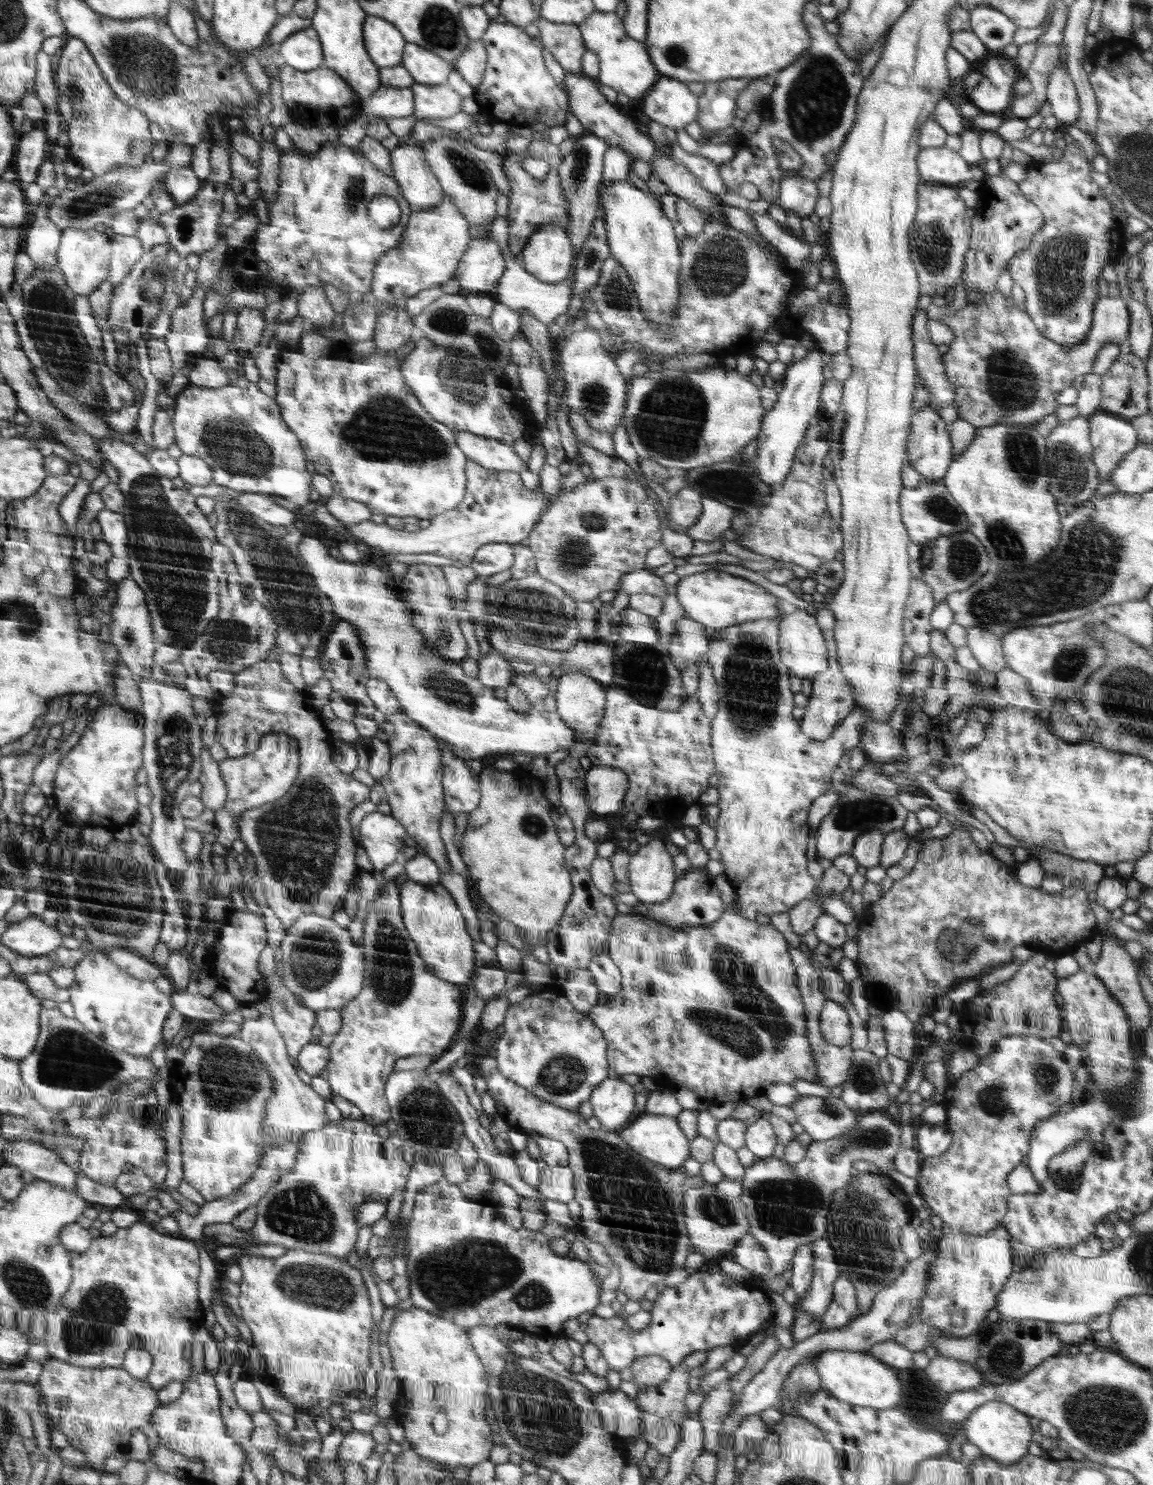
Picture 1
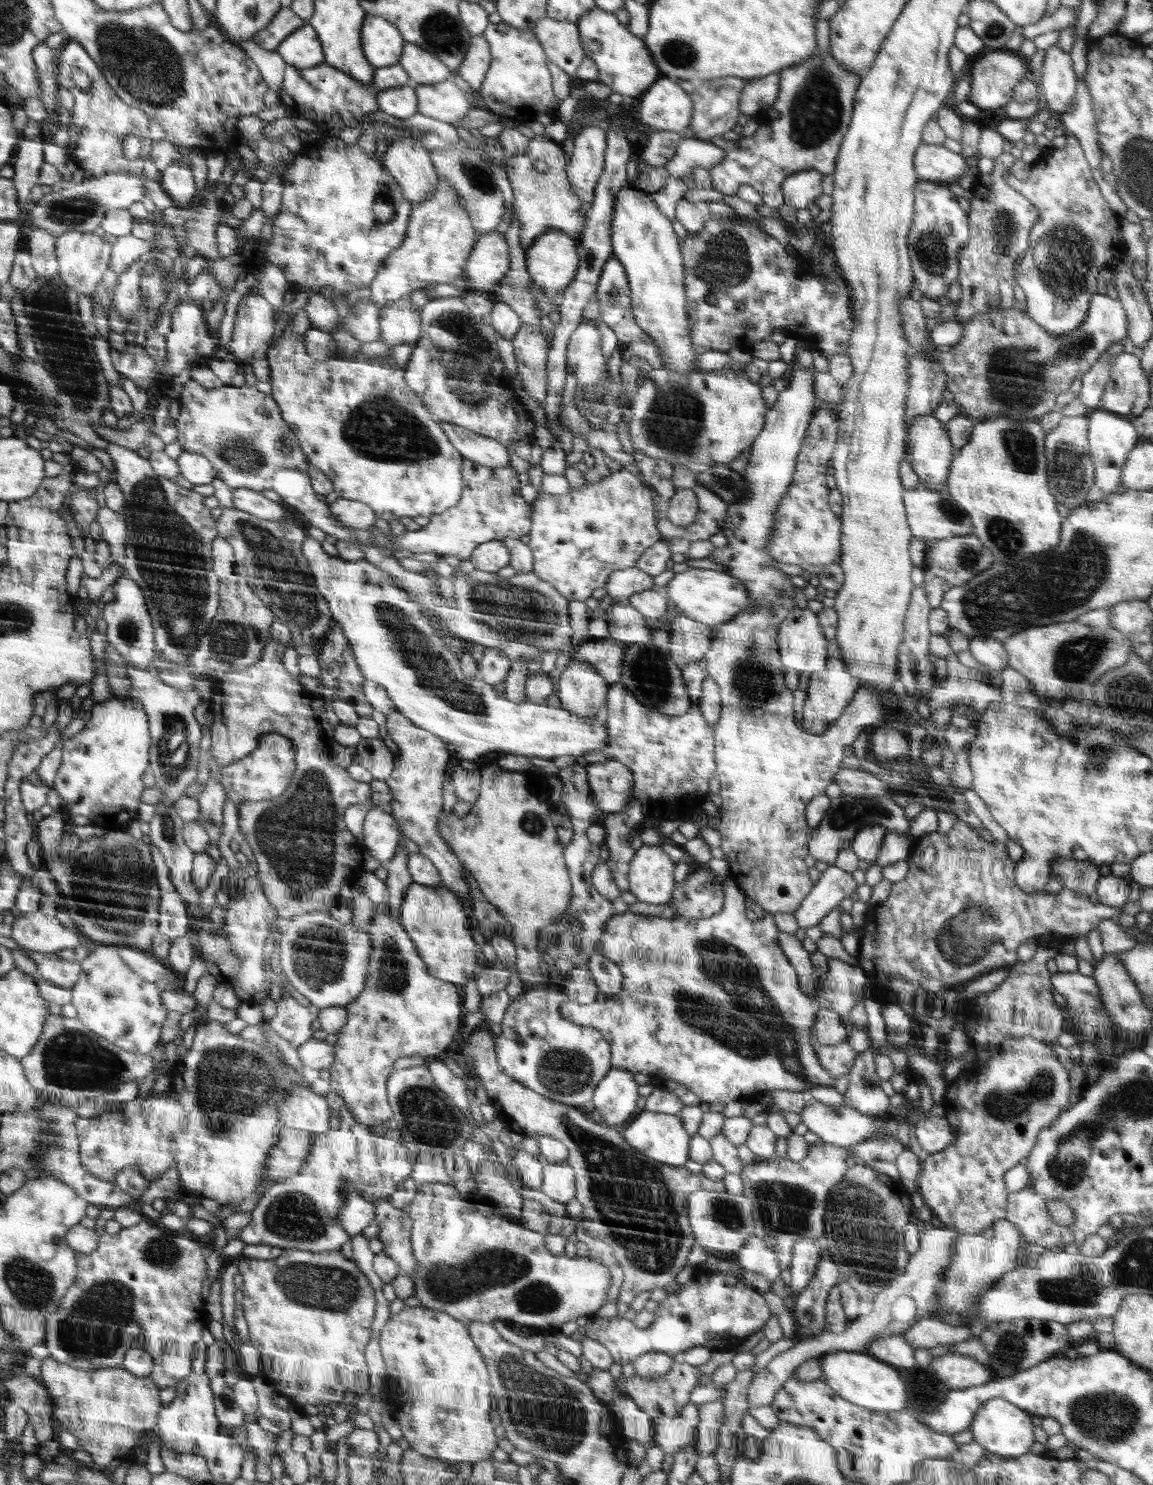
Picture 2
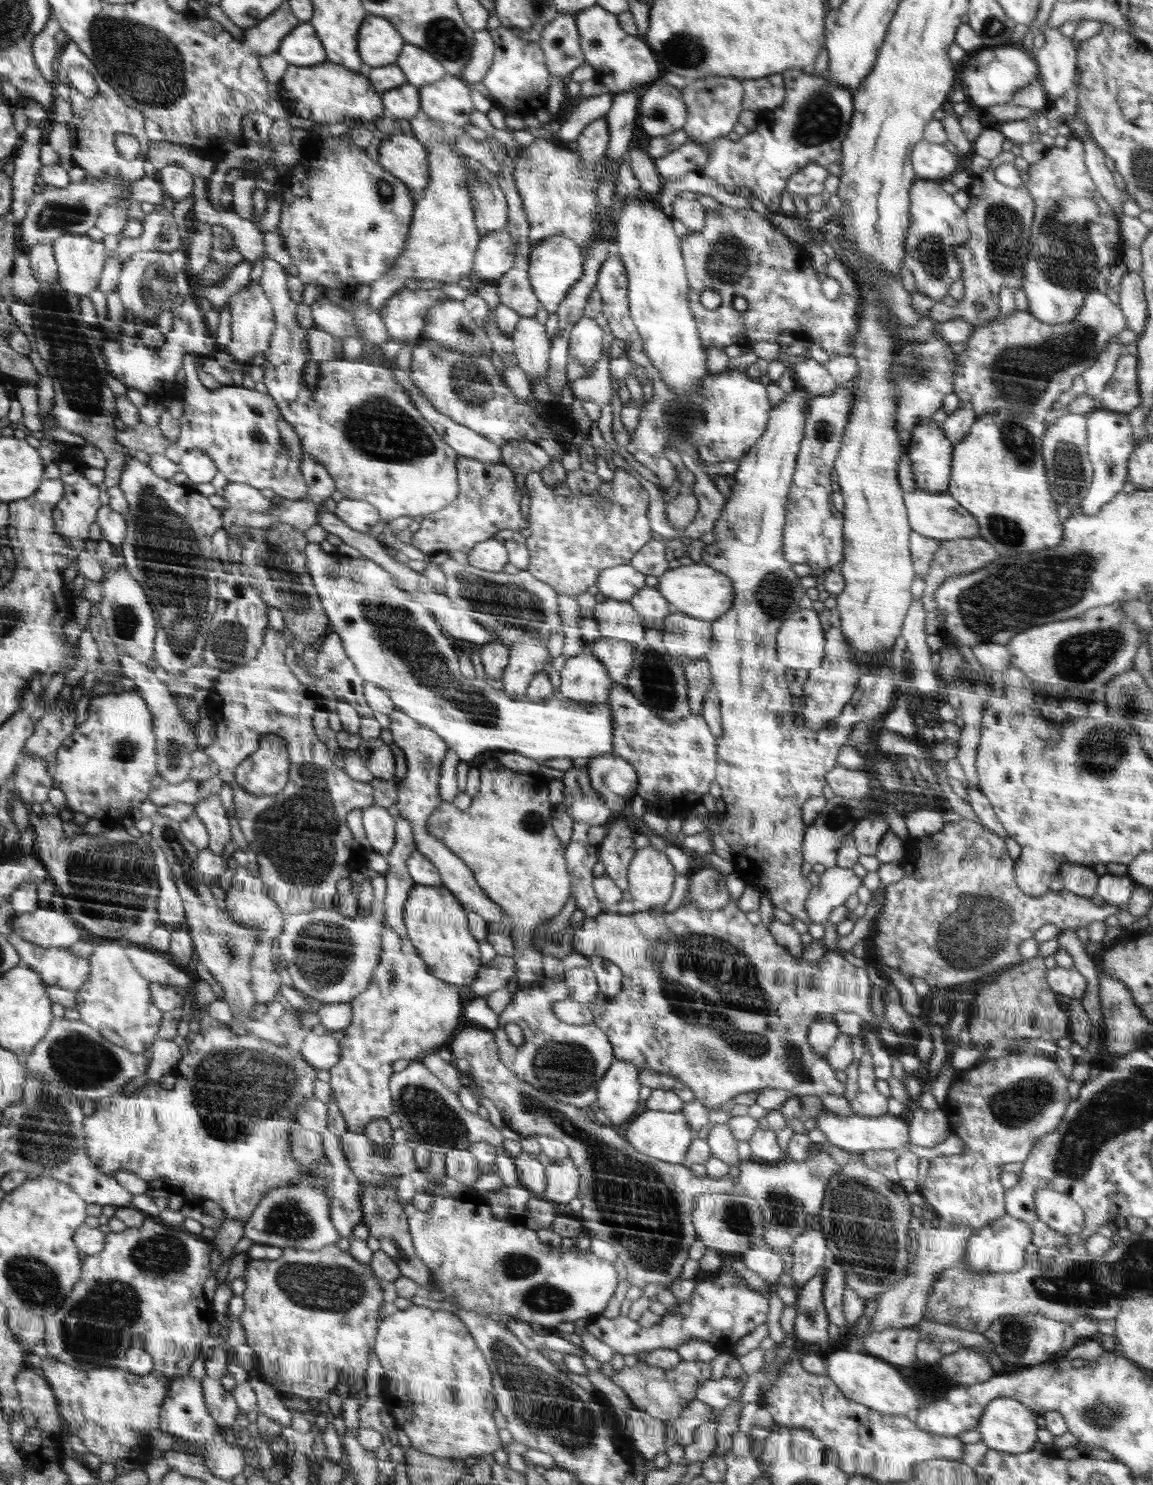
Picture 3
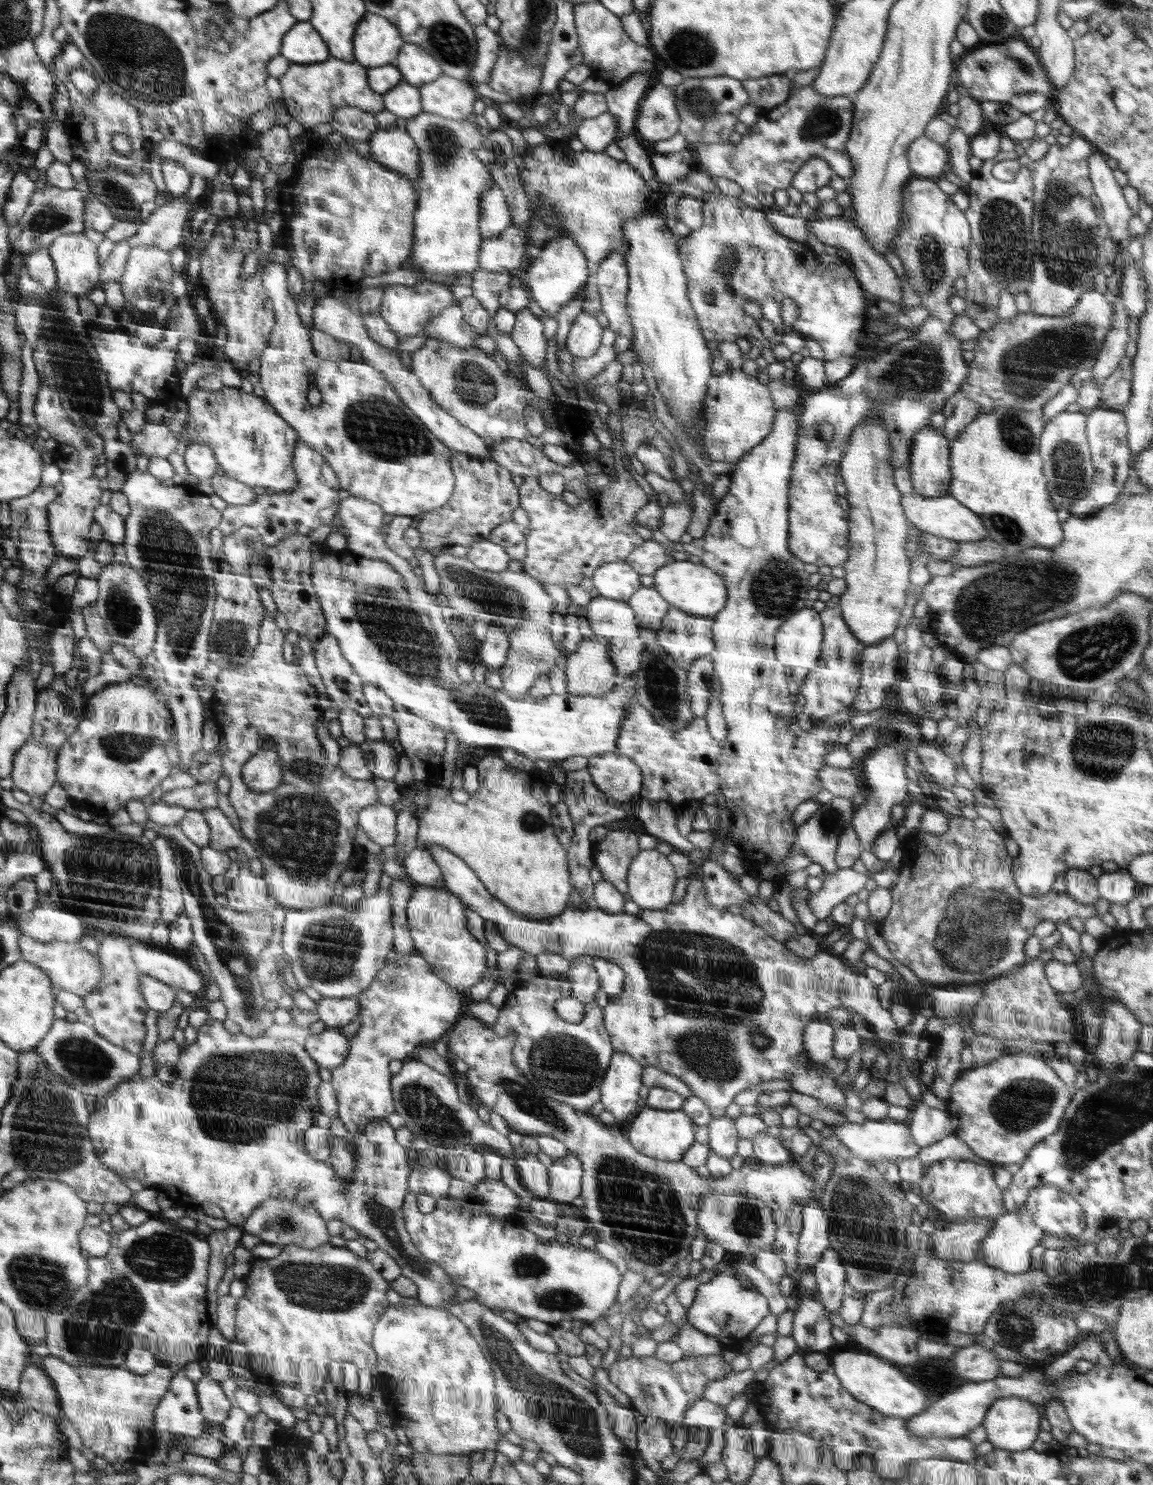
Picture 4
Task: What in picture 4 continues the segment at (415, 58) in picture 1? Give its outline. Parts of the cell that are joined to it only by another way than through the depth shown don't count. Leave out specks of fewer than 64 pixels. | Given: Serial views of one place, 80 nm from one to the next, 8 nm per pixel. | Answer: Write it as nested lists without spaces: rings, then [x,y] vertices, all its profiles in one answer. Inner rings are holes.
[[[412,43],[403,45],[394,65],[404,75],[404,80],[408,84],[419,88],[422,84],[436,81],[444,72],[434,56],[424,51],[421,46]]]

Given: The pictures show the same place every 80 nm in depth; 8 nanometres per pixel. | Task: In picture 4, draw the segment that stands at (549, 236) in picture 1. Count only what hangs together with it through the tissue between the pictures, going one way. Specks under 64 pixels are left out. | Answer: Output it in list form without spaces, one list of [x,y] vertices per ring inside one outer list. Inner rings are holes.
[[[558,236],[538,248],[537,255],[527,270],[527,279],[534,300],[545,311],[546,316],[554,317],[566,303],[574,301],[588,278],[586,258],[577,243],[568,236]]]

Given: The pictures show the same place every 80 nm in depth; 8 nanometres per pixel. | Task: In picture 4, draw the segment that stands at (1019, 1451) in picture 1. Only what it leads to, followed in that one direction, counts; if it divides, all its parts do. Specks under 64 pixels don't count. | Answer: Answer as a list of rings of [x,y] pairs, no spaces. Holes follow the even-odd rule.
[[[1017,1396],[995,1400],[987,1409],[982,1425],[994,1447],[1019,1451],[1032,1448],[1040,1432],[1044,1408]]]

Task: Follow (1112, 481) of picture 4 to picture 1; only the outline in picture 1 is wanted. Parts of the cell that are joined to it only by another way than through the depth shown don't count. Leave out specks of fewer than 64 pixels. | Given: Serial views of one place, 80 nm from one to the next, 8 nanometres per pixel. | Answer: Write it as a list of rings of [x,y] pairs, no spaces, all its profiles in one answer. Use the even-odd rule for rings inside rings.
[[[1098,411],[1088,419],[1092,462],[1103,483],[1111,480],[1119,462],[1137,445],[1137,432],[1130,420],[1111,413]]]

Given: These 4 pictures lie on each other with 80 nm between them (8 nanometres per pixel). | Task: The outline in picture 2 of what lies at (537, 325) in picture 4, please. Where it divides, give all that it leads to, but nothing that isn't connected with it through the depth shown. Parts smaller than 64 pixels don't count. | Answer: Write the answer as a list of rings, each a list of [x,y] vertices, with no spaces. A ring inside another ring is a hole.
[[[522,325],[511,343],[524,390],[542,405],[547,396],[549,333]]]

